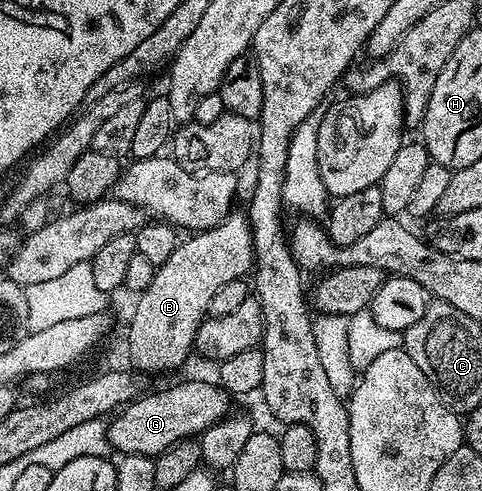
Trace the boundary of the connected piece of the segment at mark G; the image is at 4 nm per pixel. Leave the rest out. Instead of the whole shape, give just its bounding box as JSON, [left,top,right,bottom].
[107,380,232,457]

